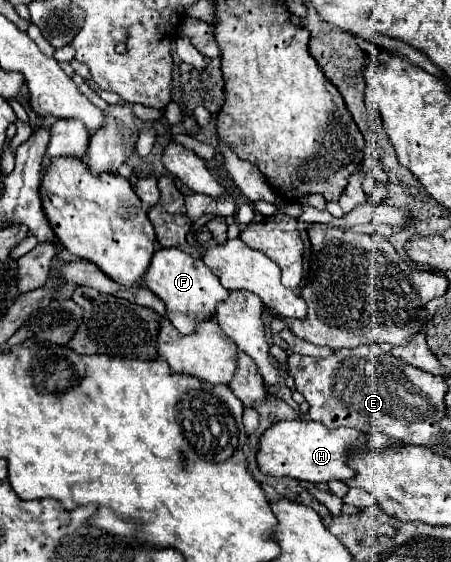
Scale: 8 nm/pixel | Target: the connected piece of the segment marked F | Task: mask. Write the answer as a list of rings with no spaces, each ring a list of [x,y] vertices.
[[[162,248],[154,254],[152,264],[144,274],[144,286],[166,304],[166,318],[182,334],[192,334],[196,324],[212,320],[216,306],[228,298],[228,290],[222,288],[218,276],[214,276],[202,260],[196,260],[178,248]]]

